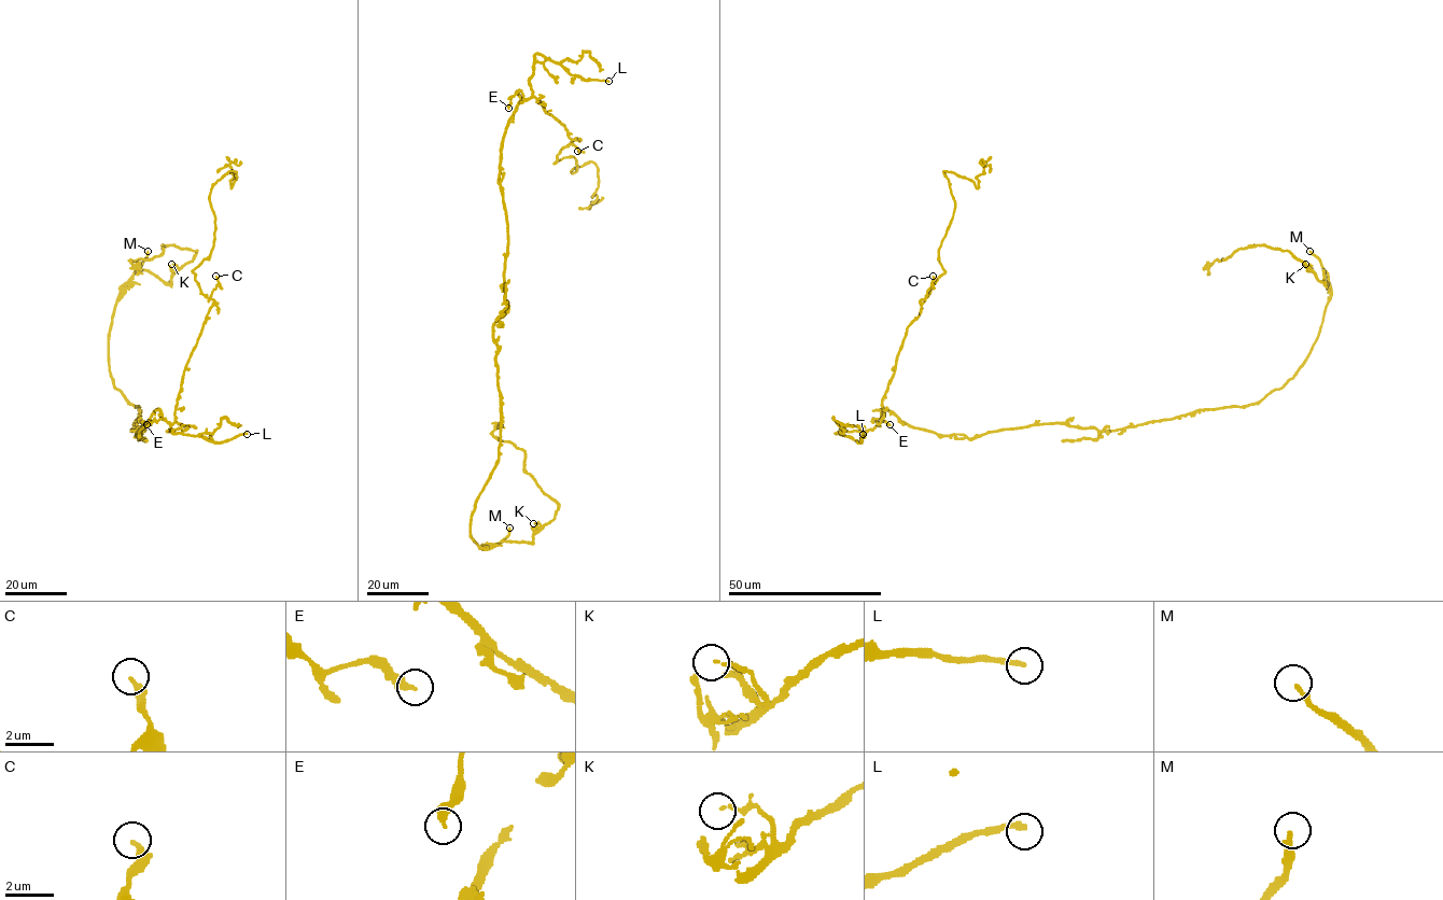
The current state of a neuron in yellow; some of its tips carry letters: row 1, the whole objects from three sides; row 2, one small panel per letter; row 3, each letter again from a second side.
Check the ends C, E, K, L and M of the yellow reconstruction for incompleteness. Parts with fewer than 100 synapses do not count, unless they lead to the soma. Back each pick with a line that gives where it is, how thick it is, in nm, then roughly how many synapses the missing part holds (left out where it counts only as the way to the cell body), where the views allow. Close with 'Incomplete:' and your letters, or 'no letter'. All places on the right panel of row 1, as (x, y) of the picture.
L: (863, 434) | 200 nm | 110 syn
M: (1310, 251) | 240 nm
Incomplete: L, M

